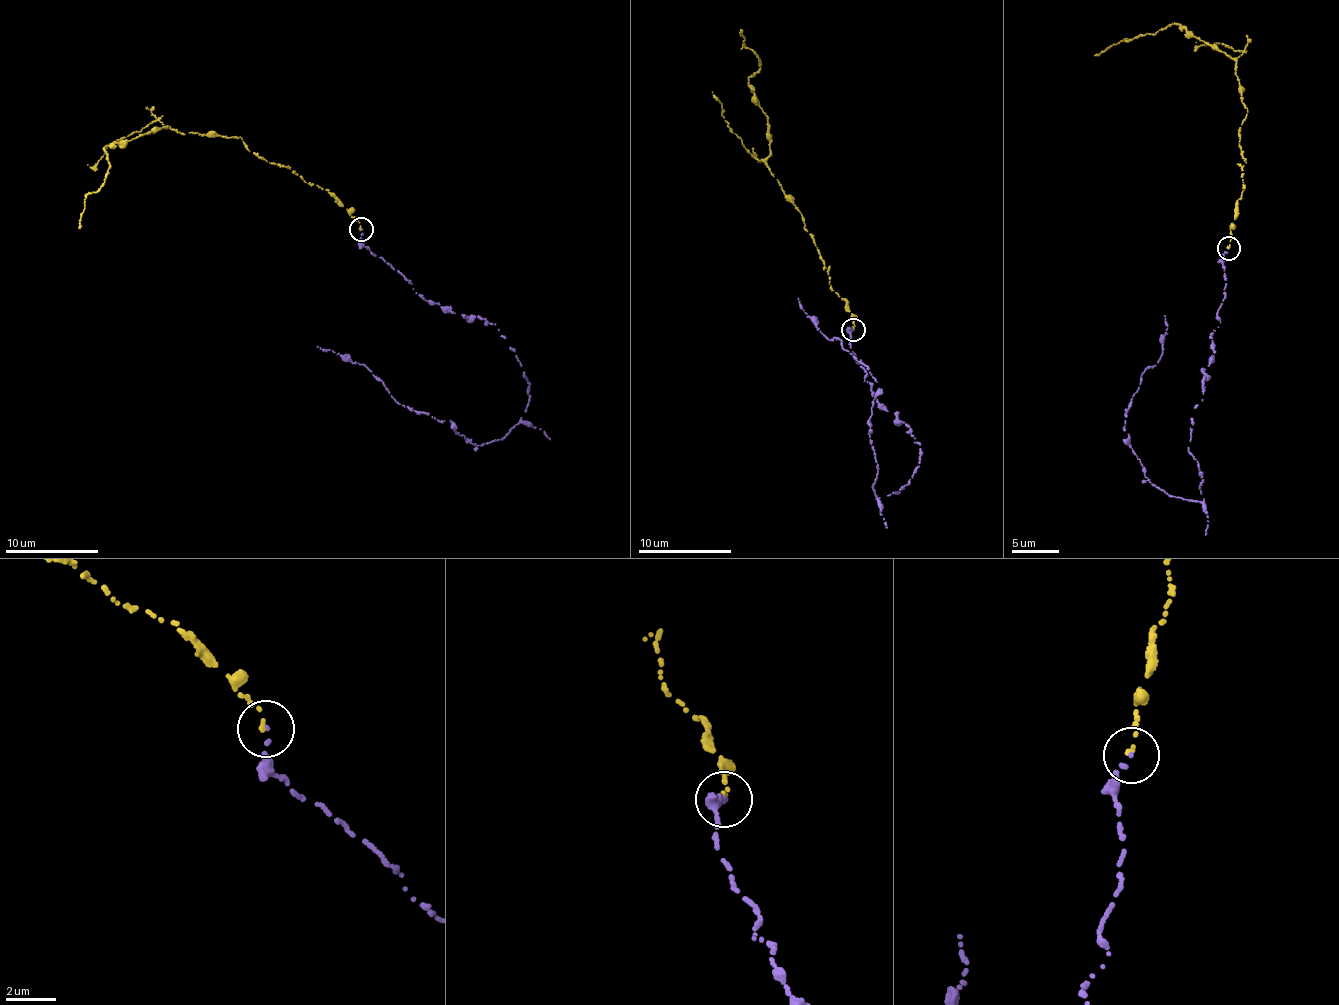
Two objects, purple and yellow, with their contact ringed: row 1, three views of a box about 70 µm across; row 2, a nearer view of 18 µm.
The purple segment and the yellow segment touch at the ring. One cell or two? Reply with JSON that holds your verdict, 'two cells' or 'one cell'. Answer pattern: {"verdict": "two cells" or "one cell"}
{"verdict": "one cell"}

